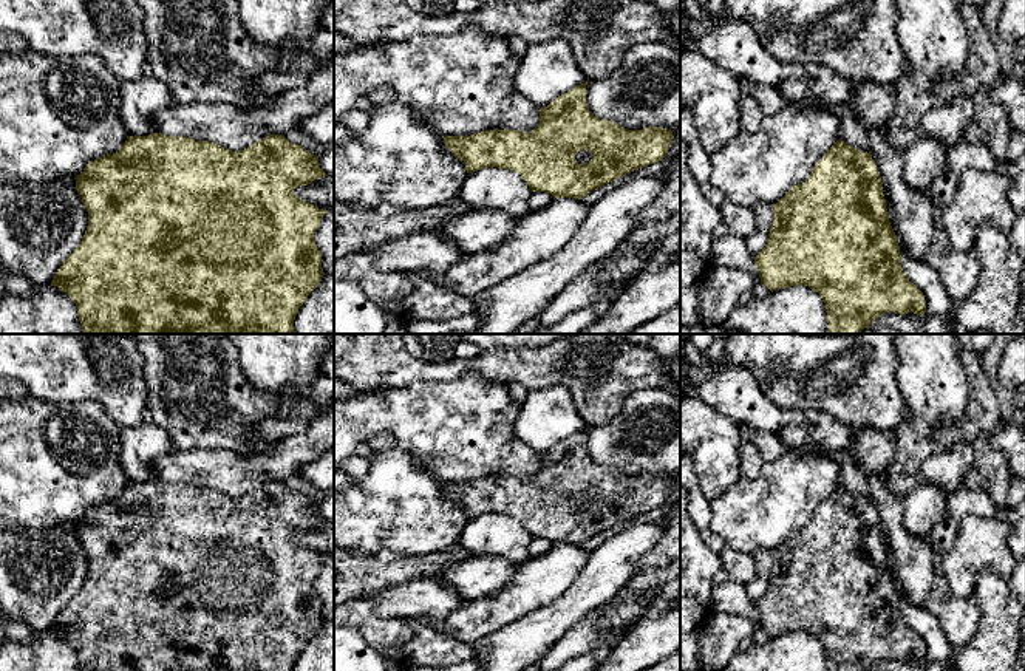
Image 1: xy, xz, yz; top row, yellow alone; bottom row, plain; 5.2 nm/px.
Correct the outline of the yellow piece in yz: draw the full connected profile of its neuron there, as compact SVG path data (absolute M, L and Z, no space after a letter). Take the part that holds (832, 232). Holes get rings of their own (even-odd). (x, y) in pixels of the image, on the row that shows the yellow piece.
M836 141L815 164L810 176L773 204L773 224L765 247L753 258L761 281L773 292L798 284L816 291L826 303L829 334L860 334L884 312L923 315L923 292L909 281L889 223L883 182L872 155Z

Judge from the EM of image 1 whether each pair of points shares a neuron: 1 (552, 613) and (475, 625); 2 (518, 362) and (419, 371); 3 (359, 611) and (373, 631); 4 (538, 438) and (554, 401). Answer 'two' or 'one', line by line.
1: two
2: one
3: one
4: one

